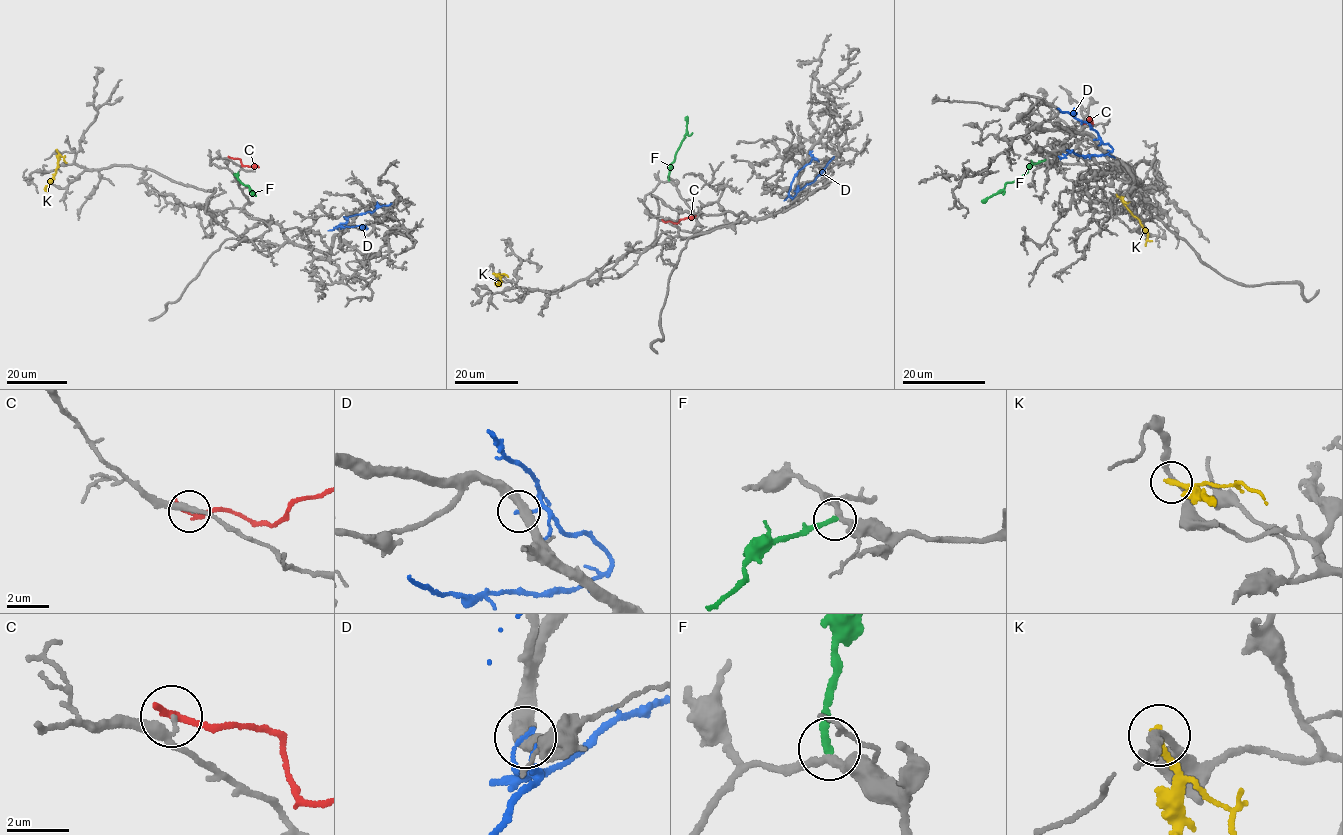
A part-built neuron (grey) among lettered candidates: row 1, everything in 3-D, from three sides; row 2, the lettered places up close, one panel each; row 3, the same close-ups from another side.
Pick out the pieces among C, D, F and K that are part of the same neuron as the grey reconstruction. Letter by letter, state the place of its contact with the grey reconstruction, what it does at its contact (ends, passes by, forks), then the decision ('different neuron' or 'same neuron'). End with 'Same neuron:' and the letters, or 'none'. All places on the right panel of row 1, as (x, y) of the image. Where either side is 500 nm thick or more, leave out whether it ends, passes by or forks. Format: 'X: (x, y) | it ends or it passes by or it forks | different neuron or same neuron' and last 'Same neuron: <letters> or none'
C: (1085, 123) | it ends | different neuron
D: (1094, 139) | it ends | different neuron
F: (1045, 160) | it ends | same neuron
K: (1117, 195) | it ends | different neuron
Same neuron: F

